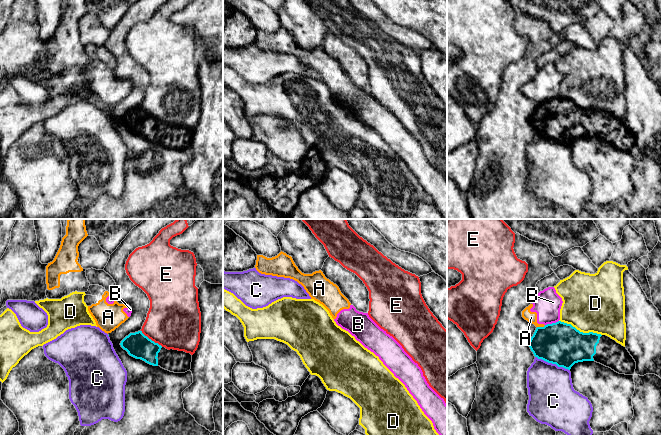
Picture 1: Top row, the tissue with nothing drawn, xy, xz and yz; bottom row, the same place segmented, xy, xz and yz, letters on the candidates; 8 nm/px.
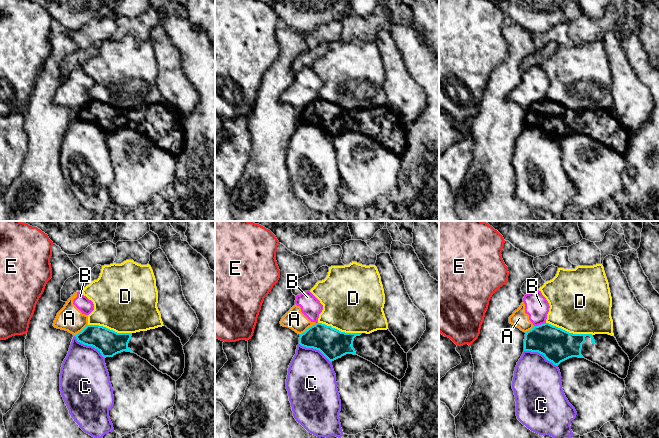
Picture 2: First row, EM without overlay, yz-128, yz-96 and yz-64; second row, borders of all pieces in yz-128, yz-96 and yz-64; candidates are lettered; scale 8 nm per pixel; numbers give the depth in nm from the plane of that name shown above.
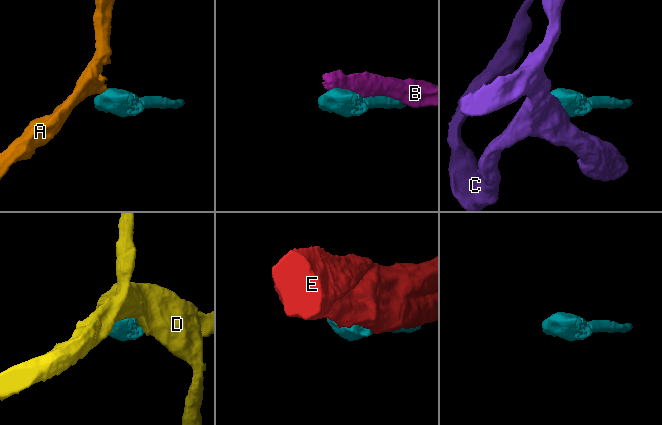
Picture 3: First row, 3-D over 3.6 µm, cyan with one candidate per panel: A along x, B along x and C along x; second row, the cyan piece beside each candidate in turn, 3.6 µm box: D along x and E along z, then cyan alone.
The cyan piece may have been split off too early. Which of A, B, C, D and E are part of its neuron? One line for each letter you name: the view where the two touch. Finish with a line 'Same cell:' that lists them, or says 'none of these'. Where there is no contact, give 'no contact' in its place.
Same cell: none of these

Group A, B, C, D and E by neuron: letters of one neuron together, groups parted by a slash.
A B / C / D / E

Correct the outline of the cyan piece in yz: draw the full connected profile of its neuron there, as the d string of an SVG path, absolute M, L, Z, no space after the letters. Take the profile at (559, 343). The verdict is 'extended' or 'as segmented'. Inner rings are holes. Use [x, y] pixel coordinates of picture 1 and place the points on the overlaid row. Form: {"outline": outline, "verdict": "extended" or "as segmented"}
{"outline": "M561 321L537 327L529 347L538 359L568 370L575 363L595 361L619 374L635 375L636 362L626 347L606 335L583 333Z", "verdict": "extended"}

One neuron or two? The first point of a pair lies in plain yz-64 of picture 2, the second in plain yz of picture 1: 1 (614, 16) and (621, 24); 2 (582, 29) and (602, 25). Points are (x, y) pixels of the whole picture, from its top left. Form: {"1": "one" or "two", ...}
{"1": "one", "2": "one"}

